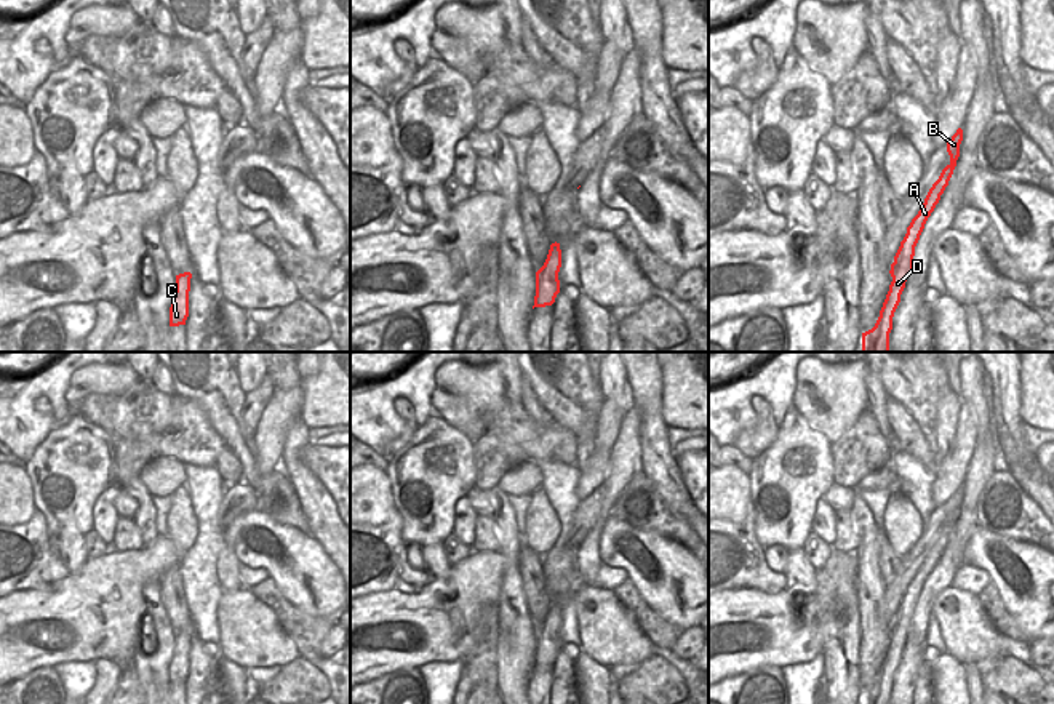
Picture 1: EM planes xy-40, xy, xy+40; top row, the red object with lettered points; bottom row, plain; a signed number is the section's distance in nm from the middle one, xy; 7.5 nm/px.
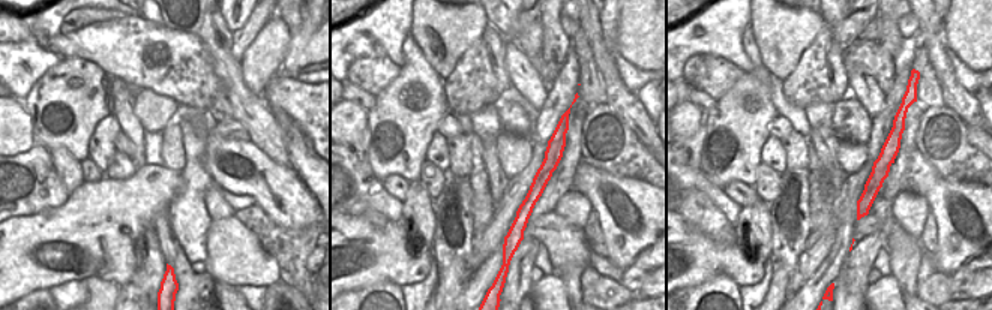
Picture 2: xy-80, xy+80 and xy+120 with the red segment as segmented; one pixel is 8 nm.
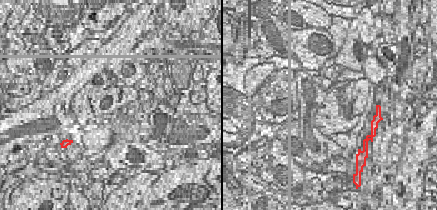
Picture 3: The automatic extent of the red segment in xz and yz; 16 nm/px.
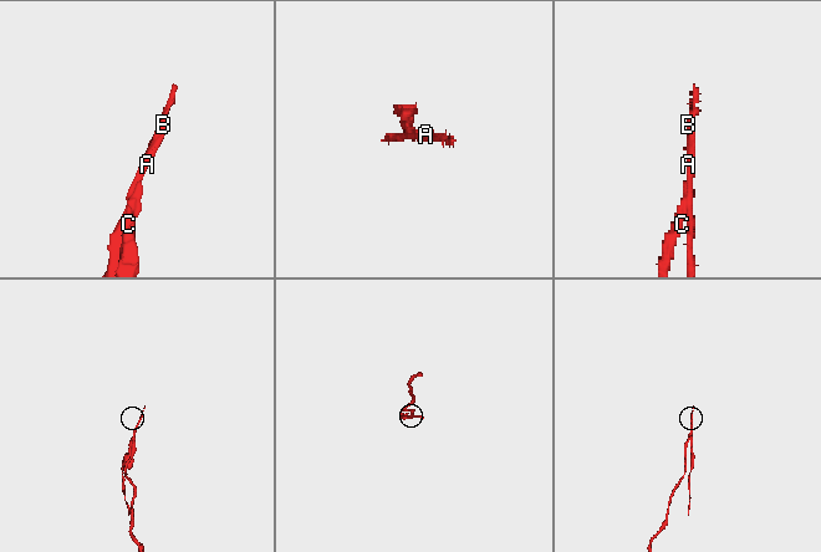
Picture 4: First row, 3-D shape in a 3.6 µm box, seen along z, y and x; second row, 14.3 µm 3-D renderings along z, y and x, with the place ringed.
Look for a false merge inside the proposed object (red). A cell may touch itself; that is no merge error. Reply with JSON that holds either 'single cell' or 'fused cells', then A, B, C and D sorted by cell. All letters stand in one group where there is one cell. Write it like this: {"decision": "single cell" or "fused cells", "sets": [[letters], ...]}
{"decision": "fused cells", "sets": [["A", "B", "D"], ["C"]]}

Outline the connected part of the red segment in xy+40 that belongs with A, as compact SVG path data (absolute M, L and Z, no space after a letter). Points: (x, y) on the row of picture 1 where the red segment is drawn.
M958 128L952 139L947 142L947 152L950 155L950 163L942 170L939 179L929 189L924 203L918 214L912 219L907 227L907 234L900 242L900 246L894 256L894 262L891 264L891 277L892 282L889 285L889 291L880 310L880 317L875 326L865 333L862 333L862 350L860 352L889 352L889 333L892 330L892 317L900 302L900 294L905 288L908 264L913 261L915 246L920 240L920 235L924 229L924 224L936 205L940 200L948 181L956 166L956 160L960 157L960 144L963 141L963 130Z

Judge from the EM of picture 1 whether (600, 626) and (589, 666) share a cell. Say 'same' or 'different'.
different

